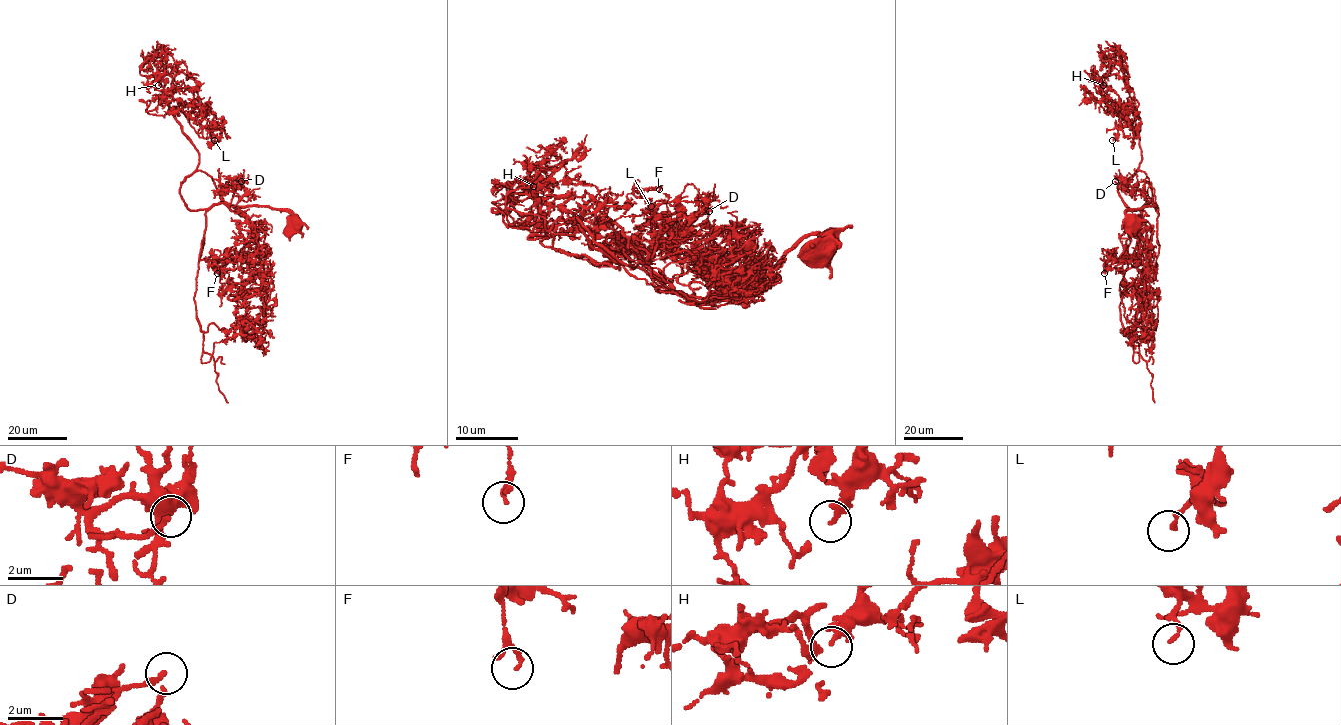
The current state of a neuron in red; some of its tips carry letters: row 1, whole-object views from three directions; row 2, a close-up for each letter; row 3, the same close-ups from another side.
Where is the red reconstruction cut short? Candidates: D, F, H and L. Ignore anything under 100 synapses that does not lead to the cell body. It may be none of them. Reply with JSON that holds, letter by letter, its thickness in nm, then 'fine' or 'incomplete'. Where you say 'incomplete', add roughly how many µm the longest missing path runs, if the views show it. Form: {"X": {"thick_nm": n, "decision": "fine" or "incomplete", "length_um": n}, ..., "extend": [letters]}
{"D": {"thick_nm": 180, "decision": "fine"}, "F": {"thick_nm": 130, "decision": "fine"}, "H": {"thick_nm": 170, "decision": "fine"}, "L": {"thick_nm": 160, "decision": "fine"}, "extend": []}

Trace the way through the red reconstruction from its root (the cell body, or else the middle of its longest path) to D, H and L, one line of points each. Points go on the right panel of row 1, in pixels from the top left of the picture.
D: (1132, 226), (1126, 212), (1156, 206), (1154, 189), (1146, 182), (1132, 189), (1121, 179), (1115, 181)
H: (1132, 226), (1126, 211), (1156, 206), (1138, 169), (1132, 103), (1126, 112), (1088, 74), (1103, 85)
L: (1132, 226), (1126, 211), (1156, 206), (1138, 169), (1134, 106), (1140, 131), (1134, 138), (1121, 127), (1112, 140)

